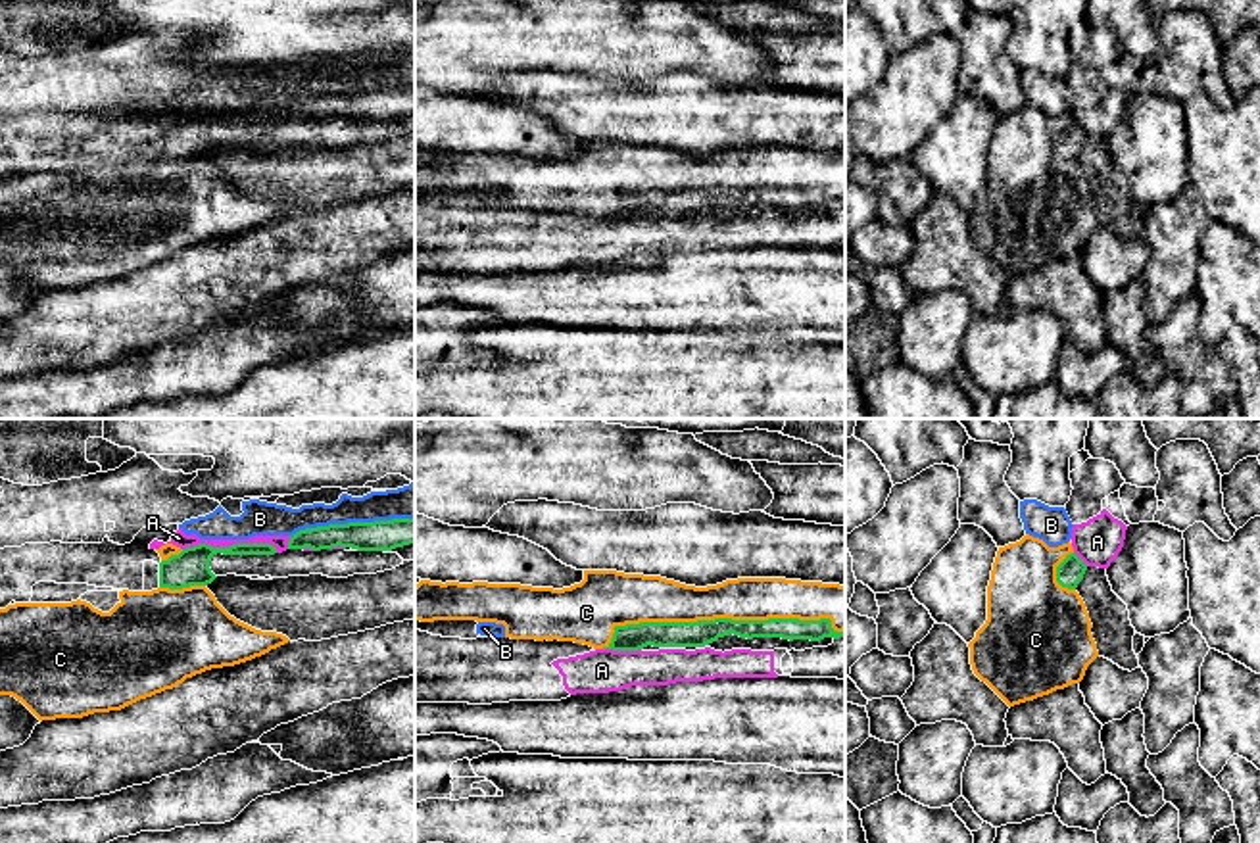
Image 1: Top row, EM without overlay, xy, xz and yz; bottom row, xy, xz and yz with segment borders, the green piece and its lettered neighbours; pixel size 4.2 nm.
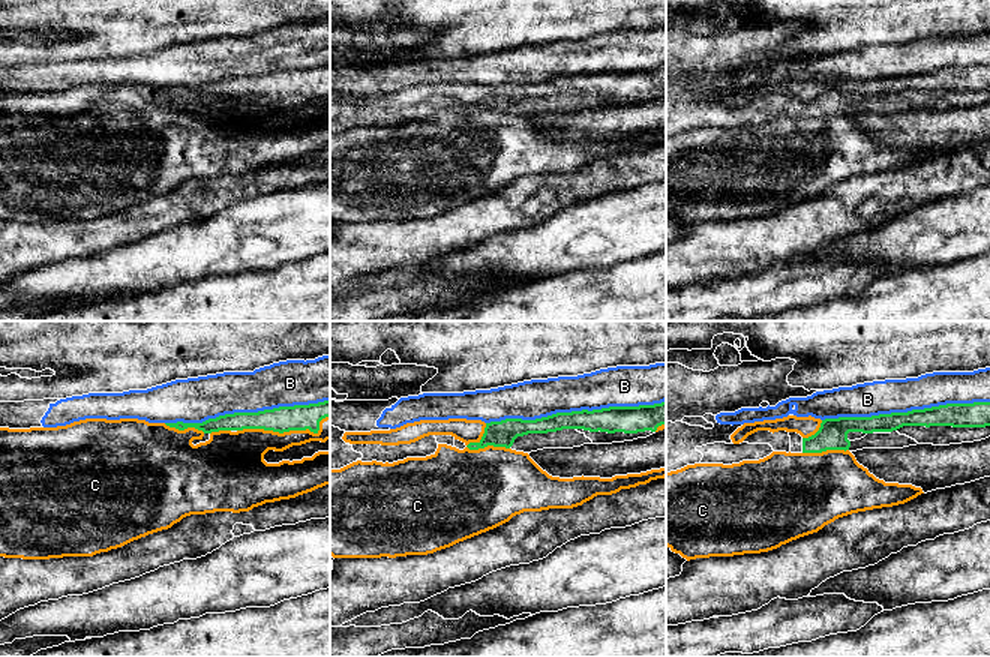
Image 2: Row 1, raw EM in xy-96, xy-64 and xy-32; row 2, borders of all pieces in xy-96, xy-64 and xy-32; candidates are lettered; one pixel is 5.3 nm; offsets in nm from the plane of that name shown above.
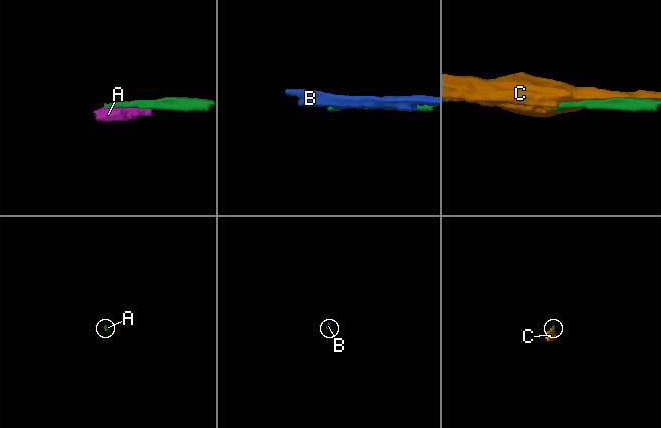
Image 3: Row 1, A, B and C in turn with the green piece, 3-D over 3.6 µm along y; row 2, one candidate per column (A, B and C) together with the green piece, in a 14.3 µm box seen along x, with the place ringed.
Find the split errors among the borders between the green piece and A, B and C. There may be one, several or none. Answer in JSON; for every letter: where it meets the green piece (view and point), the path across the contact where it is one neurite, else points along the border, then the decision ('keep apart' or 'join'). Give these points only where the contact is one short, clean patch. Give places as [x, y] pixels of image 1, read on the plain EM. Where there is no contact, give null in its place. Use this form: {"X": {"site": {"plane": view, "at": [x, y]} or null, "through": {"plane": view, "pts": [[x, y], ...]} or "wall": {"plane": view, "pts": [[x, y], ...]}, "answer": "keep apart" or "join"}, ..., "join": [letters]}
{"A": {"site": {"plane": "xy", "at": [231, 116]}, "answer": "keep apart"}, "B": {"site": {"plane": "xy", "at": [352, 93]}, "answer": "keep apart"}, "C": {"site": {"plane": "xz", "at": [721, 189]}, "answer": "join"}, "join": ["C"]}

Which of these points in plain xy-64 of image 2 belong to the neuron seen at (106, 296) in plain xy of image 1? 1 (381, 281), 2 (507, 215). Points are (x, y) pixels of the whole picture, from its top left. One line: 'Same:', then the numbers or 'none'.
Same: 2

